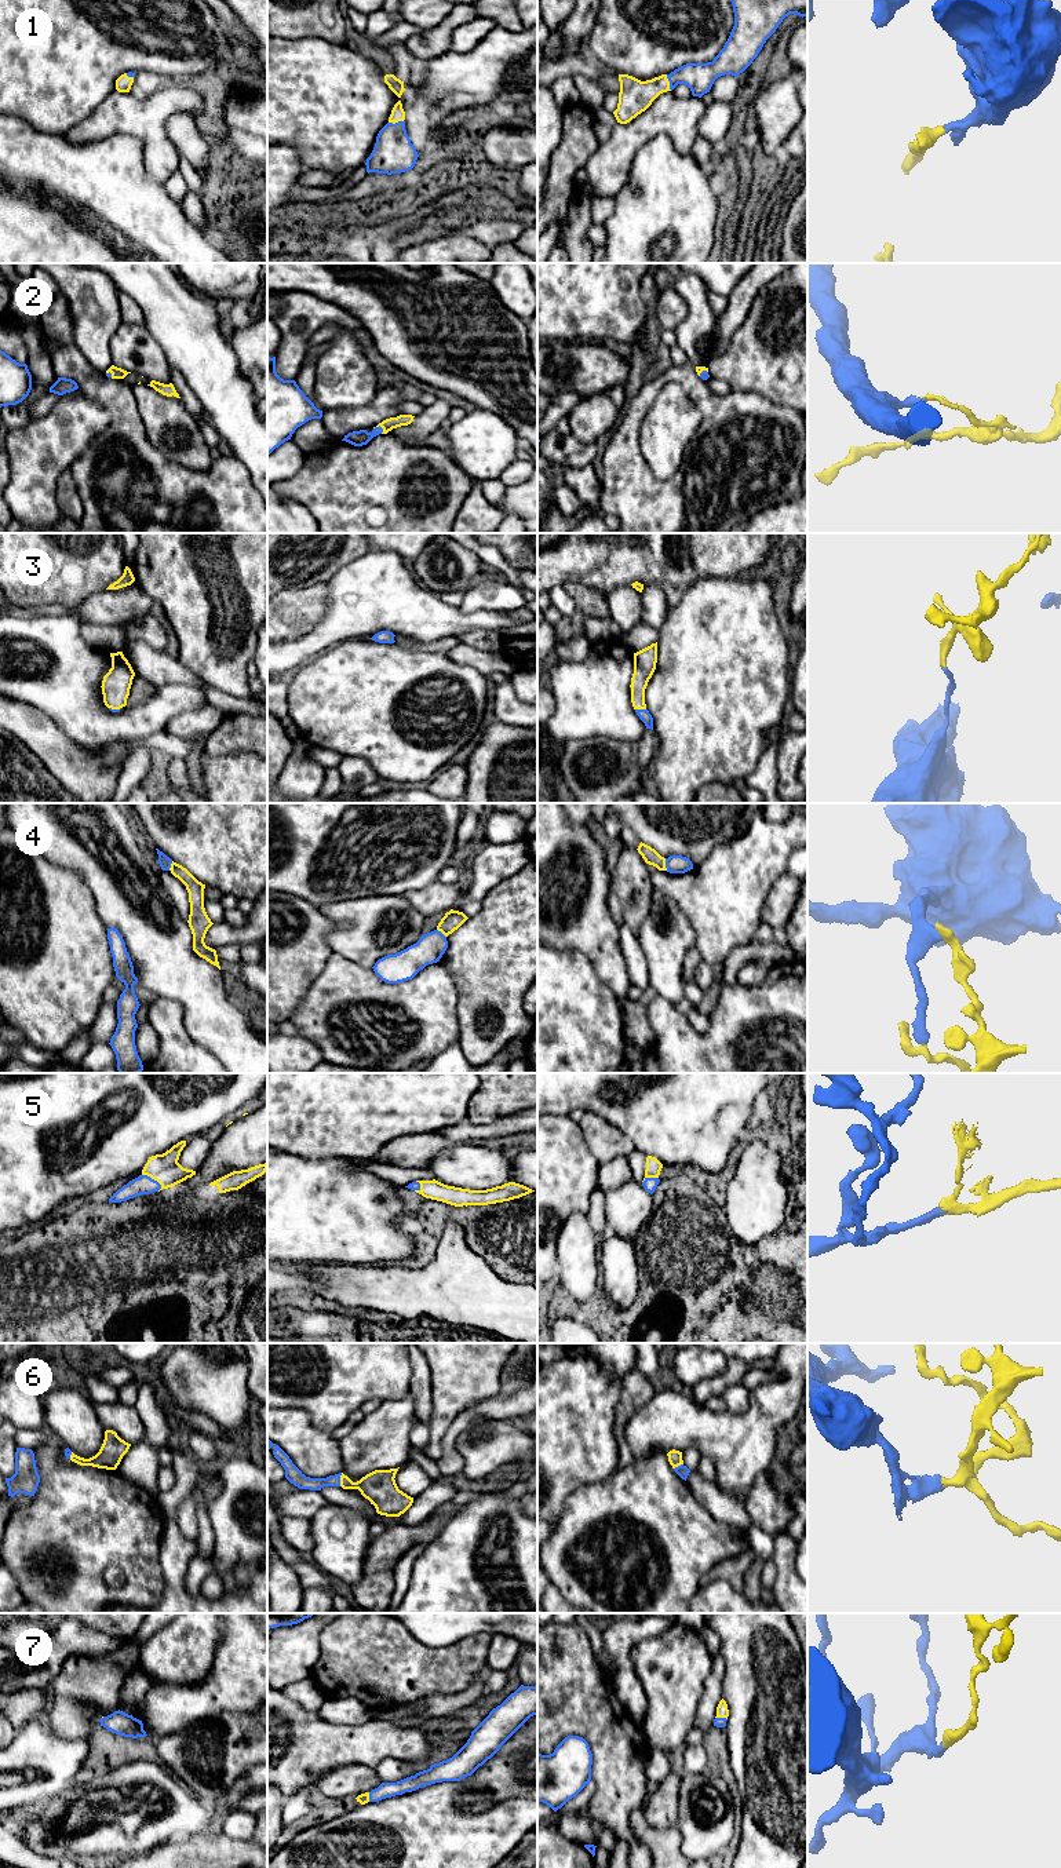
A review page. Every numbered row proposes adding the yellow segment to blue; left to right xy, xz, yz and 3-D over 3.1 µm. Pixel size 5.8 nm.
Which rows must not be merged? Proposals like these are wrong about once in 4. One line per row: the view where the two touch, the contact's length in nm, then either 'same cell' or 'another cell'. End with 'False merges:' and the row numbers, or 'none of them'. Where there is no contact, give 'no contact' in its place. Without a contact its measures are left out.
1: contact in yz; length 100 nm; same cell
2: contact in xz; length 70 nm; same cell
3: contact in yz; length 60 nm; same cell
4: contact in yz; length 70 nm; another cell
5: contact in xy; length 150 nm; same cell
6: contact in xz; length 80 nm; same cell
7: contact in yz; length 70 nm; same cell
False merges: 4

